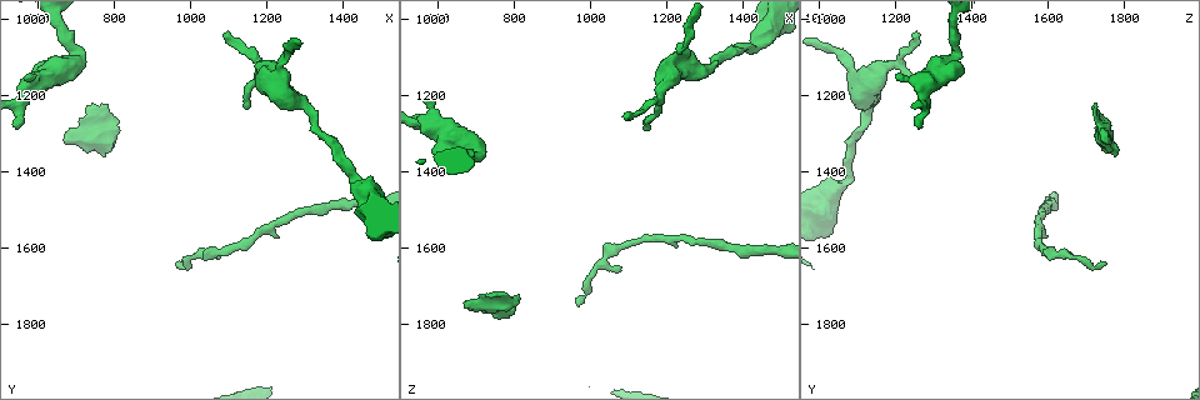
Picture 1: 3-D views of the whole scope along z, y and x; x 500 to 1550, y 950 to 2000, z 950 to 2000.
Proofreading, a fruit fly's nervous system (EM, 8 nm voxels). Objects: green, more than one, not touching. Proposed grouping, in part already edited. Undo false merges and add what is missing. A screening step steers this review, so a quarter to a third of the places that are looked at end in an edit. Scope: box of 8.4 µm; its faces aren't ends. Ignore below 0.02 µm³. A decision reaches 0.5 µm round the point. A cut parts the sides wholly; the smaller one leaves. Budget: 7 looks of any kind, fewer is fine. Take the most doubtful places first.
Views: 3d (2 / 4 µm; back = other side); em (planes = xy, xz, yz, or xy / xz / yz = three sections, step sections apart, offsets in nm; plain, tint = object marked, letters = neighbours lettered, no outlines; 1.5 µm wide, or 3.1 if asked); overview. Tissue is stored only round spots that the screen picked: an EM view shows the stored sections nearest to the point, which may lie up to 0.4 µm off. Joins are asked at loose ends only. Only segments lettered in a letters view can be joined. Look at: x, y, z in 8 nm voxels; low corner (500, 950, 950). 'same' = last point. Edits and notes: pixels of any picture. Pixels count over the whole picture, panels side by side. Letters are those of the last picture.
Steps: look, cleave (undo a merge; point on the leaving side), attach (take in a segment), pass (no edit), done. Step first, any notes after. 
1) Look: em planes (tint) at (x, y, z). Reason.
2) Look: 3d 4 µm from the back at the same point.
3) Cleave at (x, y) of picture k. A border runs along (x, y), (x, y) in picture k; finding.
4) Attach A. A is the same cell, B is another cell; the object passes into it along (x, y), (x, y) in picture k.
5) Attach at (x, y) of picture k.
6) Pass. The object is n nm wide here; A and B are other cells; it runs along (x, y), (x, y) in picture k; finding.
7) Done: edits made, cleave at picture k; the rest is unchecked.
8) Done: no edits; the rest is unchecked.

Look: em planes (plain) at (665, 1320, 1760). Free end.

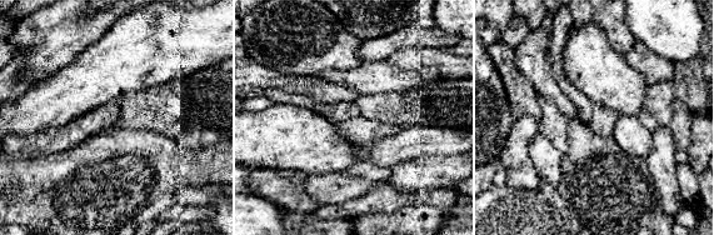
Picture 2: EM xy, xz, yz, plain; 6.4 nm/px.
Look: em planes (letters) at the same point.

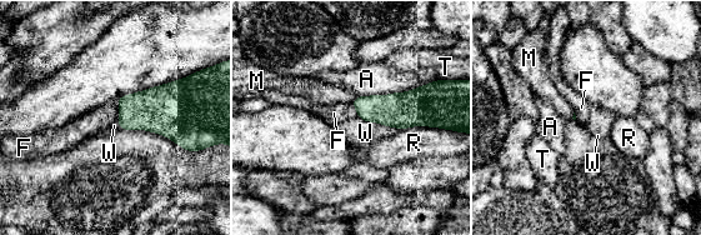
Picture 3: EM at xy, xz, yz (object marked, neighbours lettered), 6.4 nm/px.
Pass. A, F, M, R, T and W are other cells; a border runs along (357, 115), (365, 120), (400, 129) in picture 3; none of them fits.

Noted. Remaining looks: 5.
Look: em xy step 8 (tint) at (970, 1635, 1755). End of a long branch.

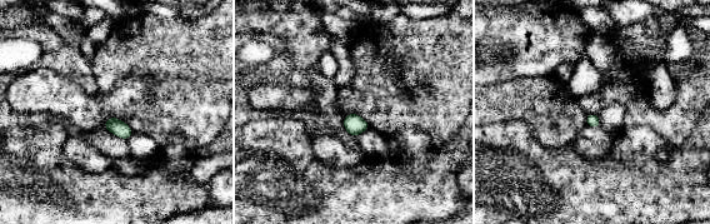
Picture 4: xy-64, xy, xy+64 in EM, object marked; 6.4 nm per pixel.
Look: em planes (letters) at the same point.

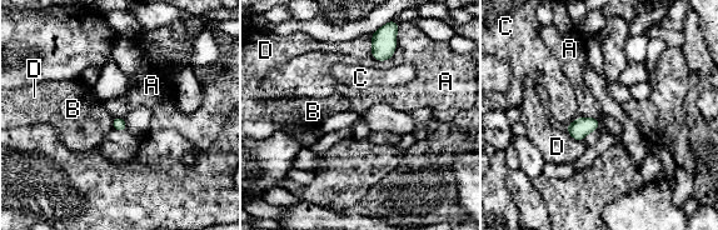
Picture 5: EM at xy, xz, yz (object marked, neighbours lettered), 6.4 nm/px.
Pass. A, B, C and D are other cells; a border runs along (397, 36), (388, 59), (372, 56) in picture 5; none of them fits.

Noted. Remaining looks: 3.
Look: 3d 2 µm at (580, 1155, 1200). An open end.

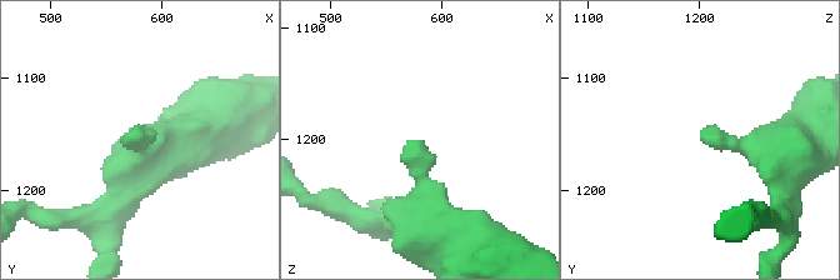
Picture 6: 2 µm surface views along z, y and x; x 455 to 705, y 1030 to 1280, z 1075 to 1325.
Look: em planes (letters) at (576, 1150, 1198). Shape alone is not enough.

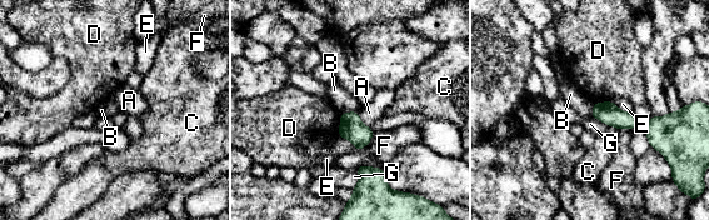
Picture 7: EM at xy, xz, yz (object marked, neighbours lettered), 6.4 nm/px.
Pass. A, B, C, D, E, F and G are other cells; a border runs along (357, 110), (341, 113) in picture 7; no lettered segment goes on from it.

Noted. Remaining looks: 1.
Done: no edits; the rest is unchecked.

